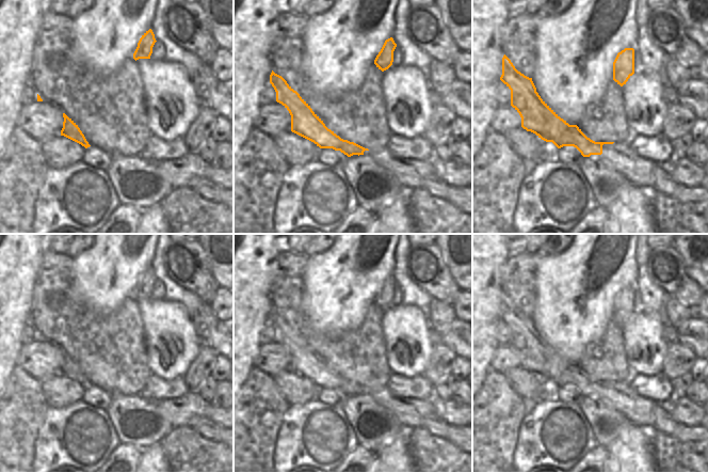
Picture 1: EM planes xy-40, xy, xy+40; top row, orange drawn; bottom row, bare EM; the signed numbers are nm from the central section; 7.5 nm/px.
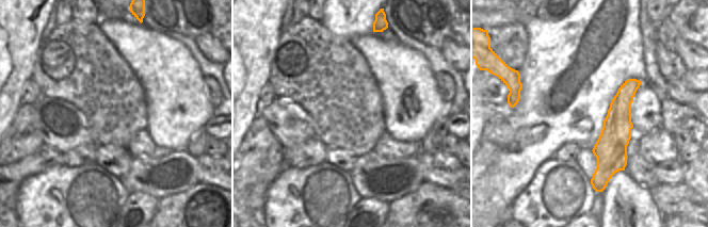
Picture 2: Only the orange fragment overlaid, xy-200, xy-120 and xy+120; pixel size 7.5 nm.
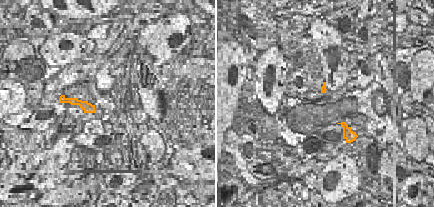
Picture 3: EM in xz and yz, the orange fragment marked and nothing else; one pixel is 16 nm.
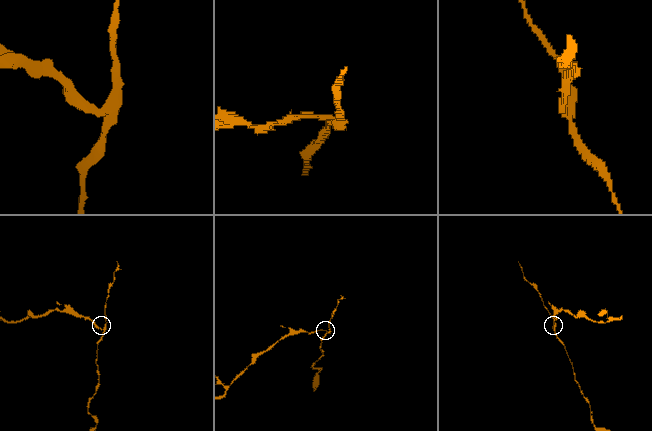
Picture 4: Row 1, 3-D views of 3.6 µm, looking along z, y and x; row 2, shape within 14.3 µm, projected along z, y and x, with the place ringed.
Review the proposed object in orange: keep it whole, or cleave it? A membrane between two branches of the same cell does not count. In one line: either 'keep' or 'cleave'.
cleave

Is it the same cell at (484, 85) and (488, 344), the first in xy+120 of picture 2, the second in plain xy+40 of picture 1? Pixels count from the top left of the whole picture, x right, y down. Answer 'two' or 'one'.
two

